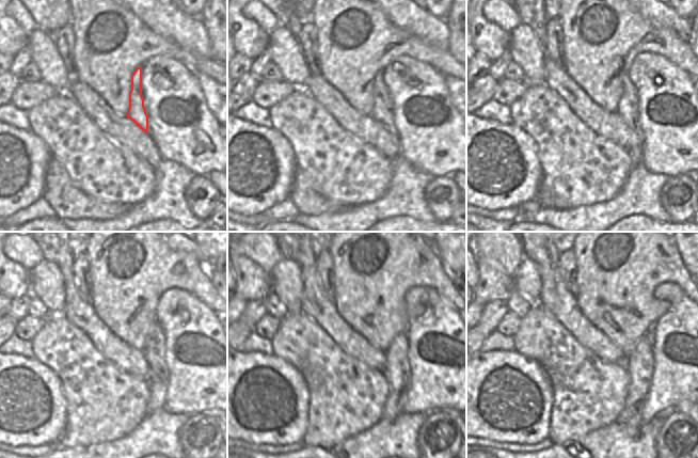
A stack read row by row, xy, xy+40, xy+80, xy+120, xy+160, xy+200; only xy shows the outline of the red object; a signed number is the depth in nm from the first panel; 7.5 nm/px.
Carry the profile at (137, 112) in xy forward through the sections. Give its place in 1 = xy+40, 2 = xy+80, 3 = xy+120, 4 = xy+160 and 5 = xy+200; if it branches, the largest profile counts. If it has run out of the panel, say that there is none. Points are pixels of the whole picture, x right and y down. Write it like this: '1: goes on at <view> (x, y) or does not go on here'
1: goes on at xy+40 (382, 111)
2: goes on at xy+80 (627, 110)
3: goes on at xy+120 (154, 351)
4: goes on at xy+160 (397, 369)
5: goes on at xy+200 (639, 364)

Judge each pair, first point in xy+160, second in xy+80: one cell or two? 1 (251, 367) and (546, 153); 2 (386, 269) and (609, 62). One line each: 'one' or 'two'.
1: two
2: one

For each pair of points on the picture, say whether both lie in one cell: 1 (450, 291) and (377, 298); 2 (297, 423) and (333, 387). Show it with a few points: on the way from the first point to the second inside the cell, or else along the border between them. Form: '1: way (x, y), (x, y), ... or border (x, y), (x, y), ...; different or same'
1: way (432, 278), (397, 278), (395, 280); same
2: border (307, 387), (307, 424), (306, 430), (302, 436); different

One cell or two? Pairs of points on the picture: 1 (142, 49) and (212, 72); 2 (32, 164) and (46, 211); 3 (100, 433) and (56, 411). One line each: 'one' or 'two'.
1: one
2: two
3: two

